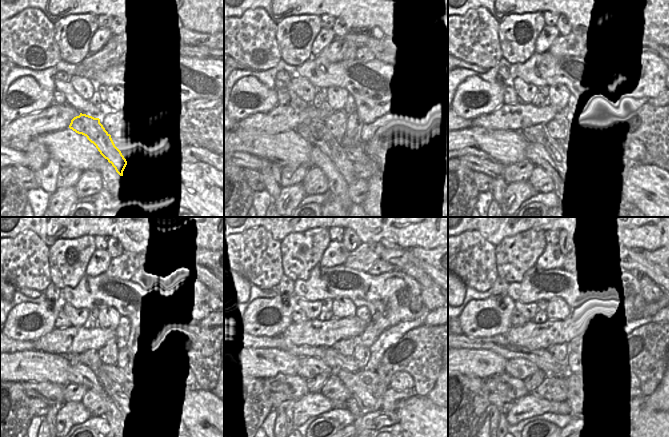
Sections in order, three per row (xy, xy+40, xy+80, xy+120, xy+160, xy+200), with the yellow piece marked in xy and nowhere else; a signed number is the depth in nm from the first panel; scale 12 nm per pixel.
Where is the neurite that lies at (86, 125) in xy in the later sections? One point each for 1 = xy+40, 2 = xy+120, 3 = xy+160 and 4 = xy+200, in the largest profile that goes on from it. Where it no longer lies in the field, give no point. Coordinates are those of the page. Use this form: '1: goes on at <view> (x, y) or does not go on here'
1: goes on at xy+40 (314, 131)
2: goes on at xy+120 (116, 383)
3: goes on at xy+160 (365, 387)
4: goes on at xy+200 (553, 388)

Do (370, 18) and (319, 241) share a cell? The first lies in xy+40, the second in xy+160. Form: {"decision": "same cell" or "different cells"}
{"decision": "different cells"}

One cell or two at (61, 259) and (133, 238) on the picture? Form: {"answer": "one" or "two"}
{"answer": "two"}

